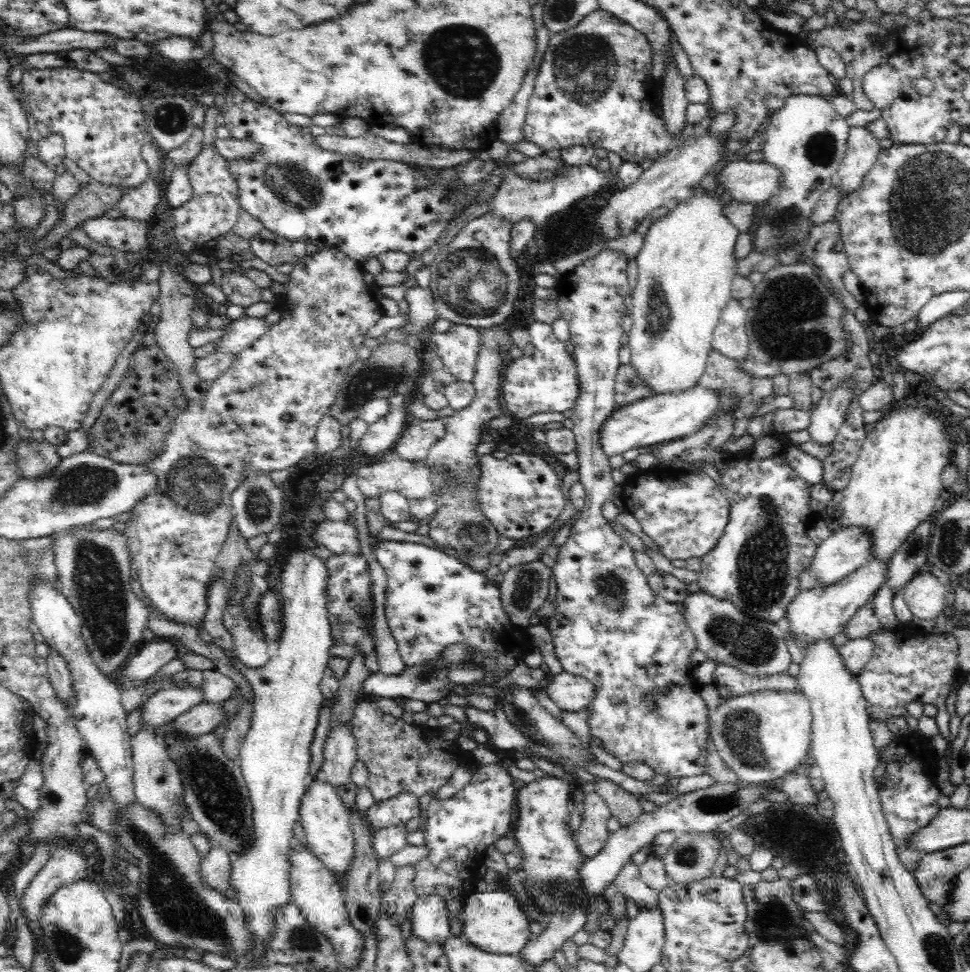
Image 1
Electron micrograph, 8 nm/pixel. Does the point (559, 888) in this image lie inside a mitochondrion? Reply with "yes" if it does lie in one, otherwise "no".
yes

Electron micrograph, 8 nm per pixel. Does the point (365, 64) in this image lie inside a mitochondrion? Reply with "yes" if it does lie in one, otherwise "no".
no

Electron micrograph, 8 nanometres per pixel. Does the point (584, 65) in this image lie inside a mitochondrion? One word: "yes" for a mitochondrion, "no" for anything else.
yes

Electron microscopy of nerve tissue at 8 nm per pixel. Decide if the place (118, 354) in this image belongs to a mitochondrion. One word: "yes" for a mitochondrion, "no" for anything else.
no

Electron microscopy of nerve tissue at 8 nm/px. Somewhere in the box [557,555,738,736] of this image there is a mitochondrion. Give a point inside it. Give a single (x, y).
(611, 590)

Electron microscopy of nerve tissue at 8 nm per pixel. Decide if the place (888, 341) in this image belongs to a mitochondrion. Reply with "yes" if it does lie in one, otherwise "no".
no

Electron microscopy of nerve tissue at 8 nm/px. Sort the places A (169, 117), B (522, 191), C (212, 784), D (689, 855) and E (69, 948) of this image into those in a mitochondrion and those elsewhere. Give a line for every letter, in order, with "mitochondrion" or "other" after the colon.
A: mitochondrion
B: mitochondrion
C: mitochondrion
D: mitochondrion
E: mitochondrion

